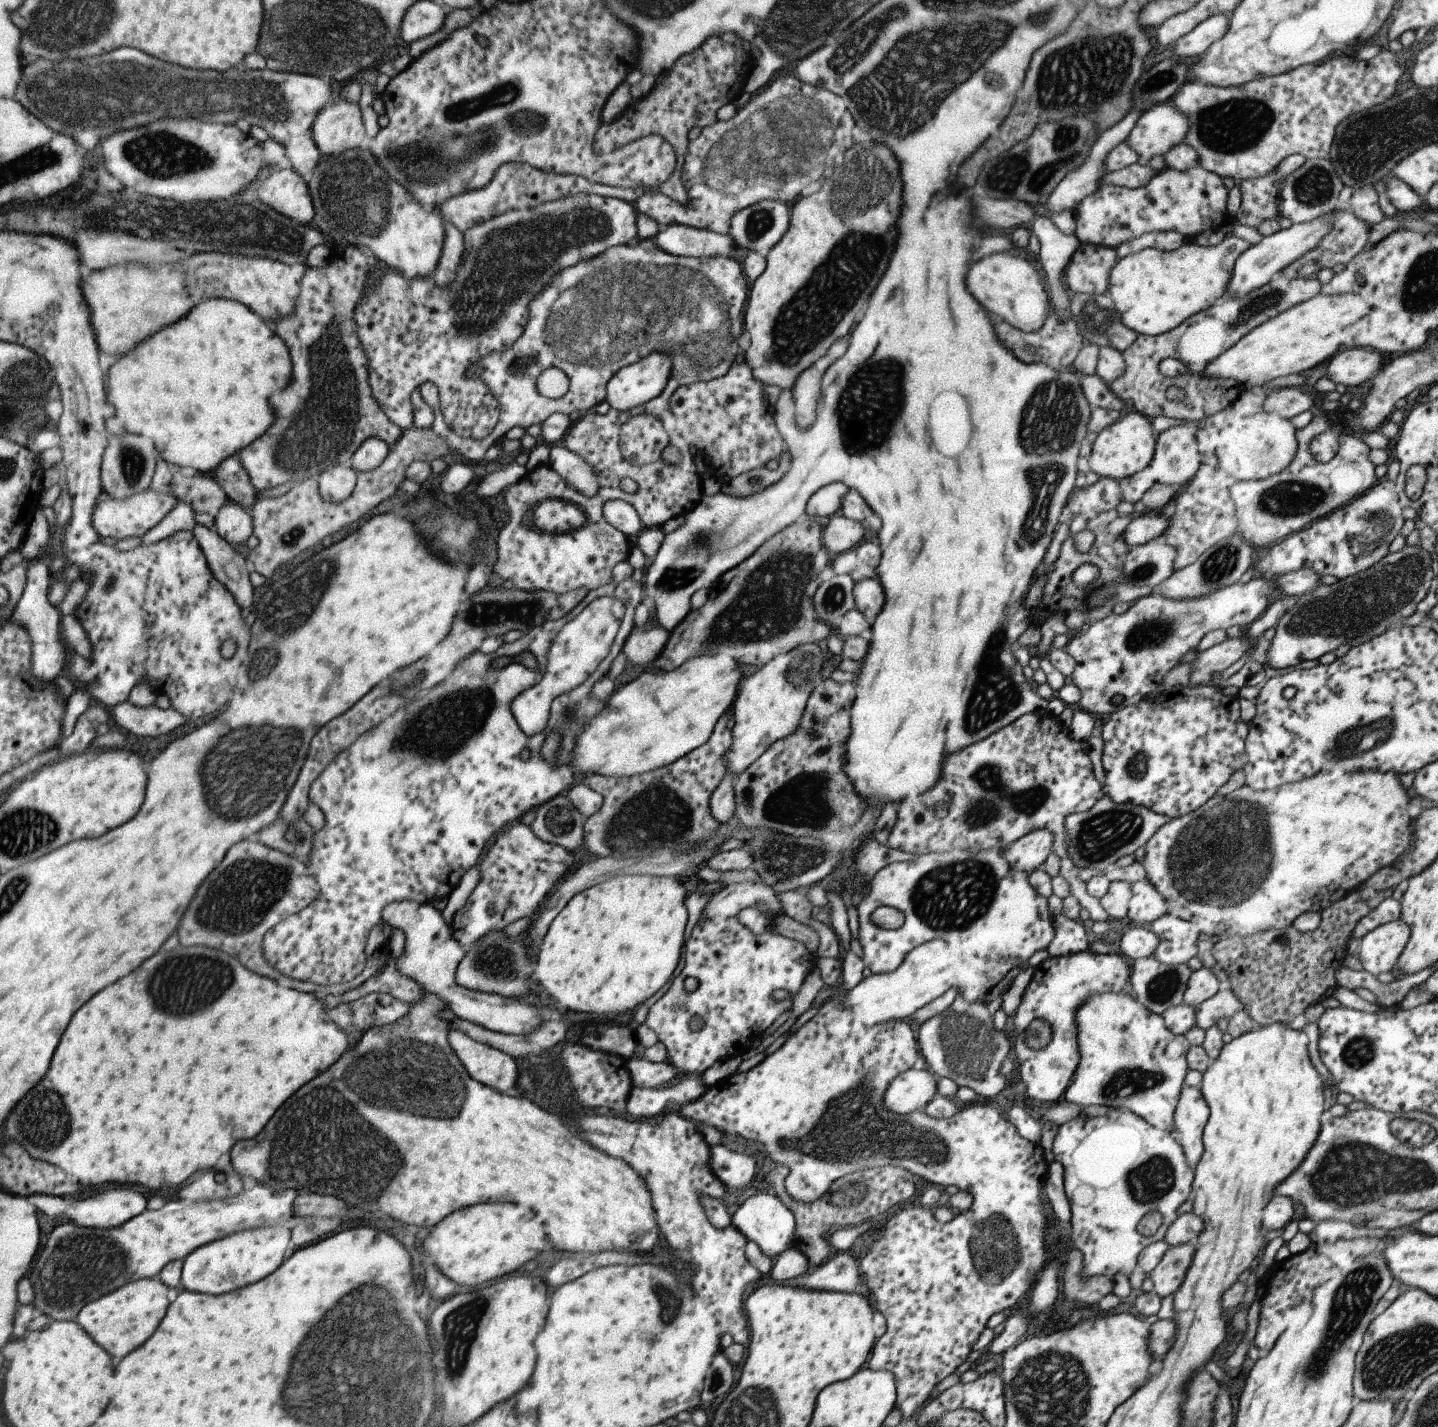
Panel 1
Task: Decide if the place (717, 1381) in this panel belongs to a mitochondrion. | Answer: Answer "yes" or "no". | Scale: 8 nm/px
yes

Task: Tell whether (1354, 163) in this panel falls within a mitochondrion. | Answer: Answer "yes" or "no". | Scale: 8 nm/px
yes

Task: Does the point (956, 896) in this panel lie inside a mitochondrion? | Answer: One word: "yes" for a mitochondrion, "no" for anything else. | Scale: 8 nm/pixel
yes

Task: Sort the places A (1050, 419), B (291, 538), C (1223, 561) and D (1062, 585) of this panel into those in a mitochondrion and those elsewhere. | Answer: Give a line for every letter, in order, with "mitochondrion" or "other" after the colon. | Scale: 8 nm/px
A: mitochondrion
B: mitochondrion
C: mitochondrion
D: other

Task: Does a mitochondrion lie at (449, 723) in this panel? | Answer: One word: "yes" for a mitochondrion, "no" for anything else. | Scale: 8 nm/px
yes

